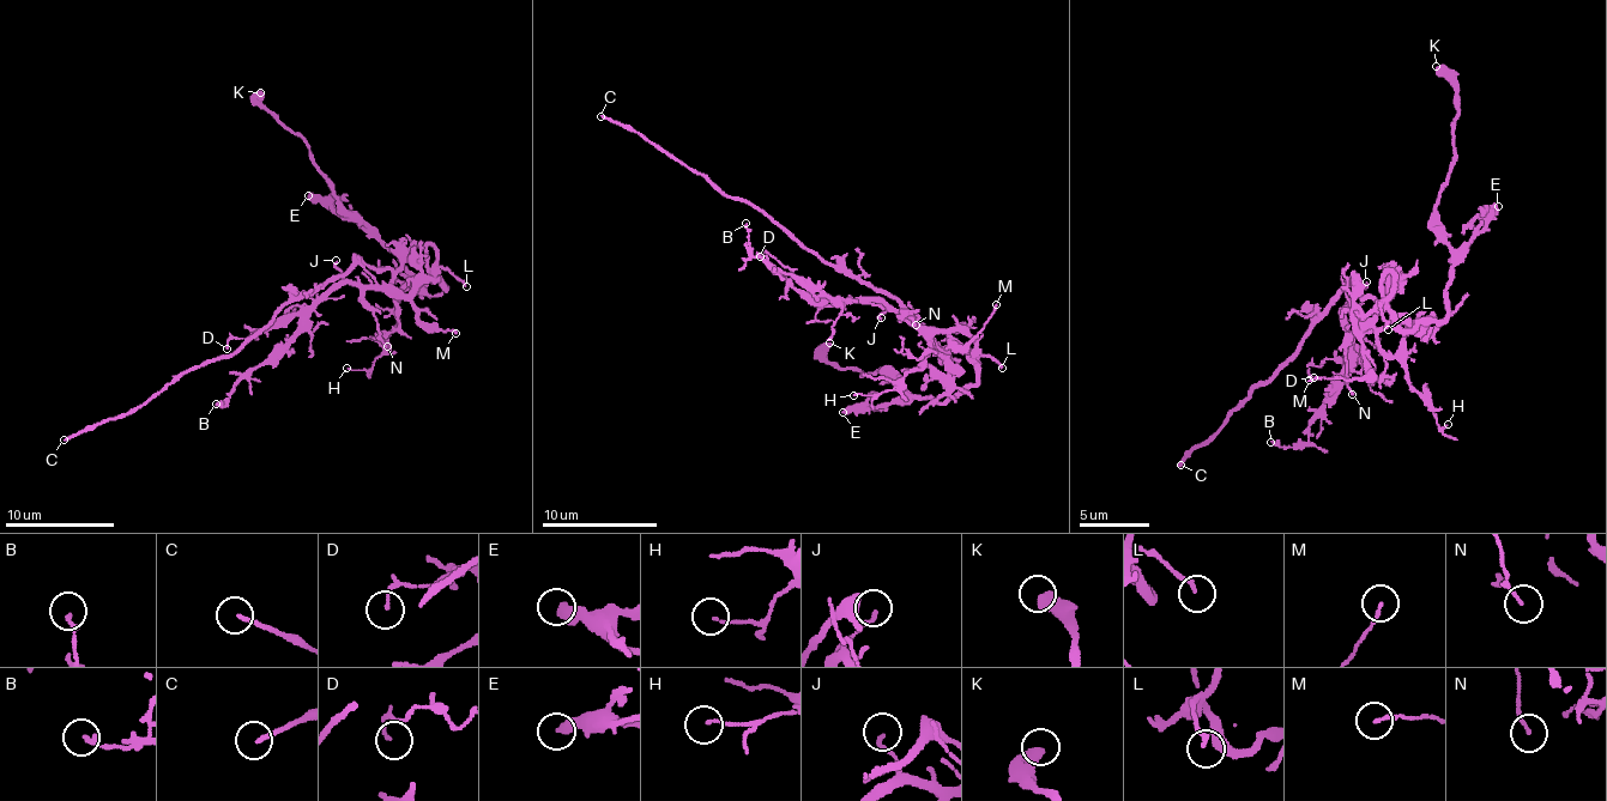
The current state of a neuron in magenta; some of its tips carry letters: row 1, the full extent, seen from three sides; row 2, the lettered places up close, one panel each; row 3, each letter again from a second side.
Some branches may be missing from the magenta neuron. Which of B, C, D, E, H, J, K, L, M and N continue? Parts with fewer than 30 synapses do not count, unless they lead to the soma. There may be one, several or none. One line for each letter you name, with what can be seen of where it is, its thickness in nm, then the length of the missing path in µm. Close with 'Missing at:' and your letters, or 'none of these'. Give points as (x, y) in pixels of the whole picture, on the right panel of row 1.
C: Place: (1180, 465). Thickness 140 nm. Missing length about 20 µm
Missing at: C

